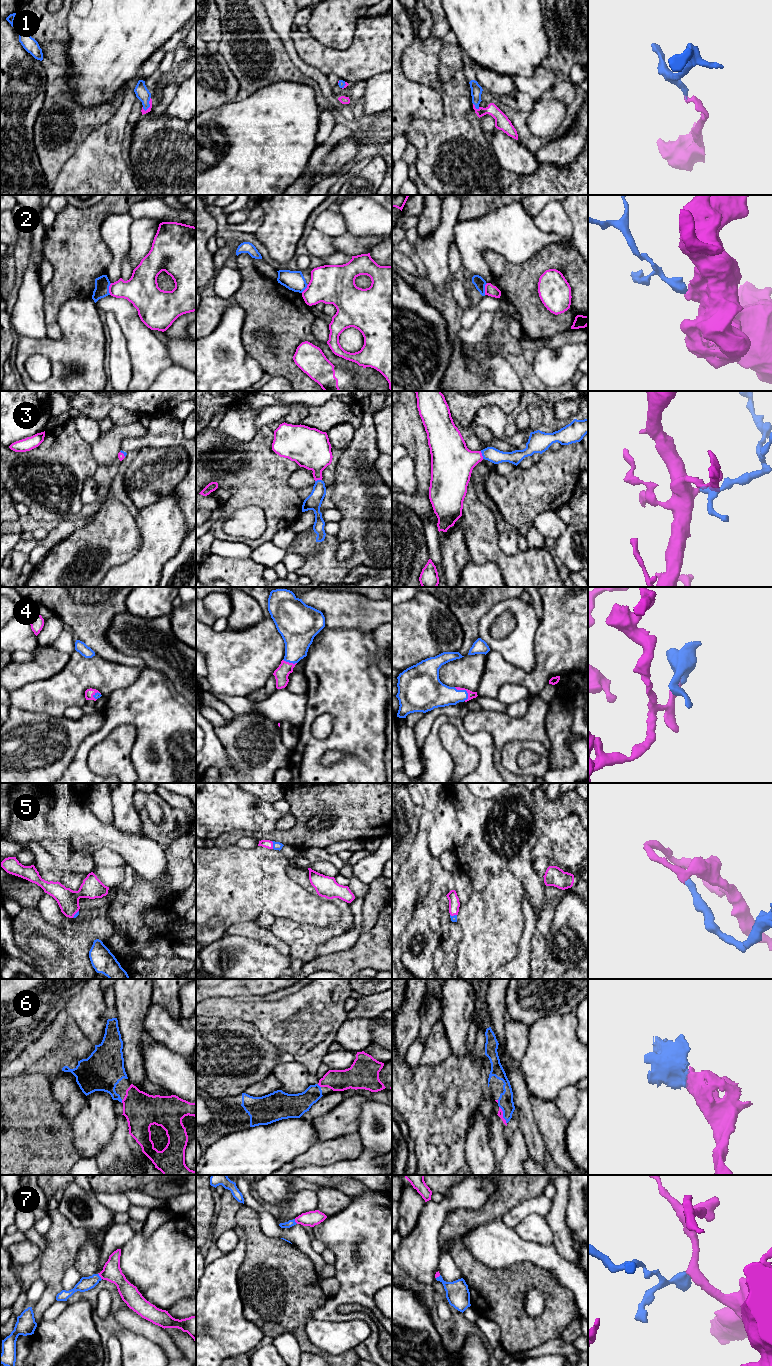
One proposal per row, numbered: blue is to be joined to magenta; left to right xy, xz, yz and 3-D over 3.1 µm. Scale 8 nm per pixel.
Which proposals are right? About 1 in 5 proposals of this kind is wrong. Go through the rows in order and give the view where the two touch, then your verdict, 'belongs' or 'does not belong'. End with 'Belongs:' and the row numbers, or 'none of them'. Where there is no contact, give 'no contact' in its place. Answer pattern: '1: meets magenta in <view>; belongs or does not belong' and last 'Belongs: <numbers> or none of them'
1: meets magenta in xy; belongs
2: meets magenta in xy; does not belong
3: meets magenta in yz; belongs
4: meets magenta in yz; belongs
5: meets magenta in xz; belongs
6: meets magenta in yz; belongs
7: meets magenta in xy; belongs
Belongs: 1, 3, 4, 5, 6, 7

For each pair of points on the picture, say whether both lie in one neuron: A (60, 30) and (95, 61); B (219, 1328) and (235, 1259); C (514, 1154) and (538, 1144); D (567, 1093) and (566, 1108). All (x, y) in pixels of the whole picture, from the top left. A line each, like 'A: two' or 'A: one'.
A: two
B: one
C: two
D: one

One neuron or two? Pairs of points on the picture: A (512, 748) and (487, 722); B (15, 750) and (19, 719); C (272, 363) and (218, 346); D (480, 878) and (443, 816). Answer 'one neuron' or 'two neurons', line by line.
A: two neurons
B: one neuron
C: two neurons
D: two neurons

